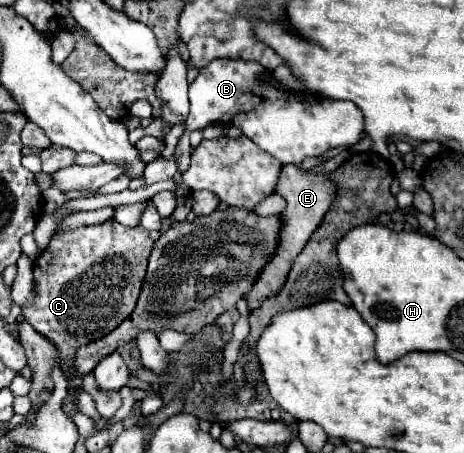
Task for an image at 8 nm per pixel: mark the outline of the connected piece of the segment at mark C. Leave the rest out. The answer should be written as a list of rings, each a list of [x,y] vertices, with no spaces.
[[[110,219],[100,225],[58,231],[50,249],[36,259],[36,297],[28,307],[22,307],[22,319],[56,345],[64,377],[74,373],[72,361],[80,345],[112,333],[134,311],[152,245],[146,229],[126,227]]]

